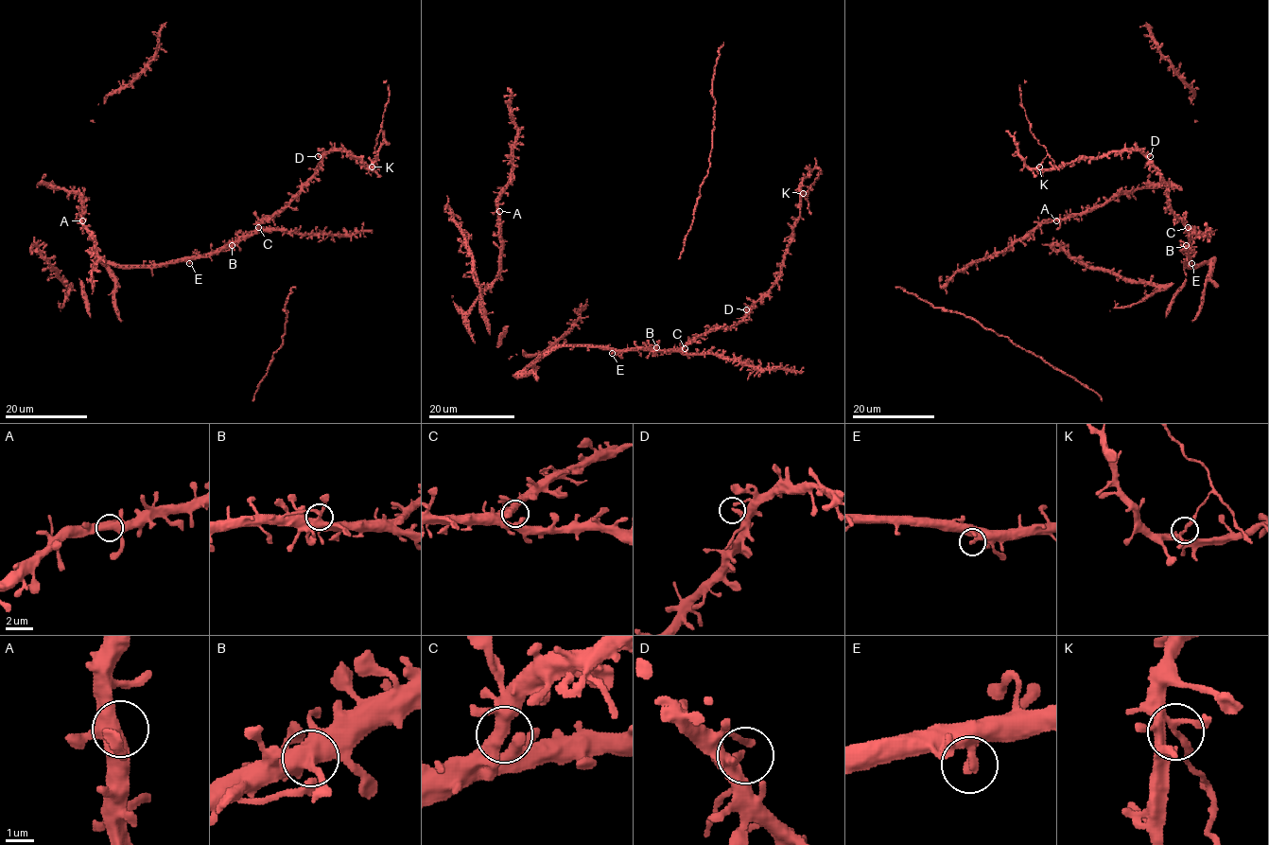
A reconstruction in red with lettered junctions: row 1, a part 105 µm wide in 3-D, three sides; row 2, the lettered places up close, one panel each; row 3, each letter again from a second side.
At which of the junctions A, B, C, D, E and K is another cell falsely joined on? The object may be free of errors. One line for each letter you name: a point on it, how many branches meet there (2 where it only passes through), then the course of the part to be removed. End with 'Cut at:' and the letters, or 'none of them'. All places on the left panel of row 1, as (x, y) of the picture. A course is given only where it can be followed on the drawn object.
K: at (372, 167); 4 branches meet; foreign part runs (371, 167), (389, 99), (389, 86), (383, 80)
Cut at: K

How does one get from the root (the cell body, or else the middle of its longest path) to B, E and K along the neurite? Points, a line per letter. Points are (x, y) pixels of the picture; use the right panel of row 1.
B: (1205, 294), (1208, 265), (1185, 266), (1189, 259), (1186, 245)
E: (1205, 294), (1208, 265), (1185, 266), (1189, 259), (1191, 263)
K: (1205, 294), (1208, 265), (1185, 266), (1189, 229), (1172, 209), (1169, 184), (1142, 153), (1122, 149), (1038, 167)

